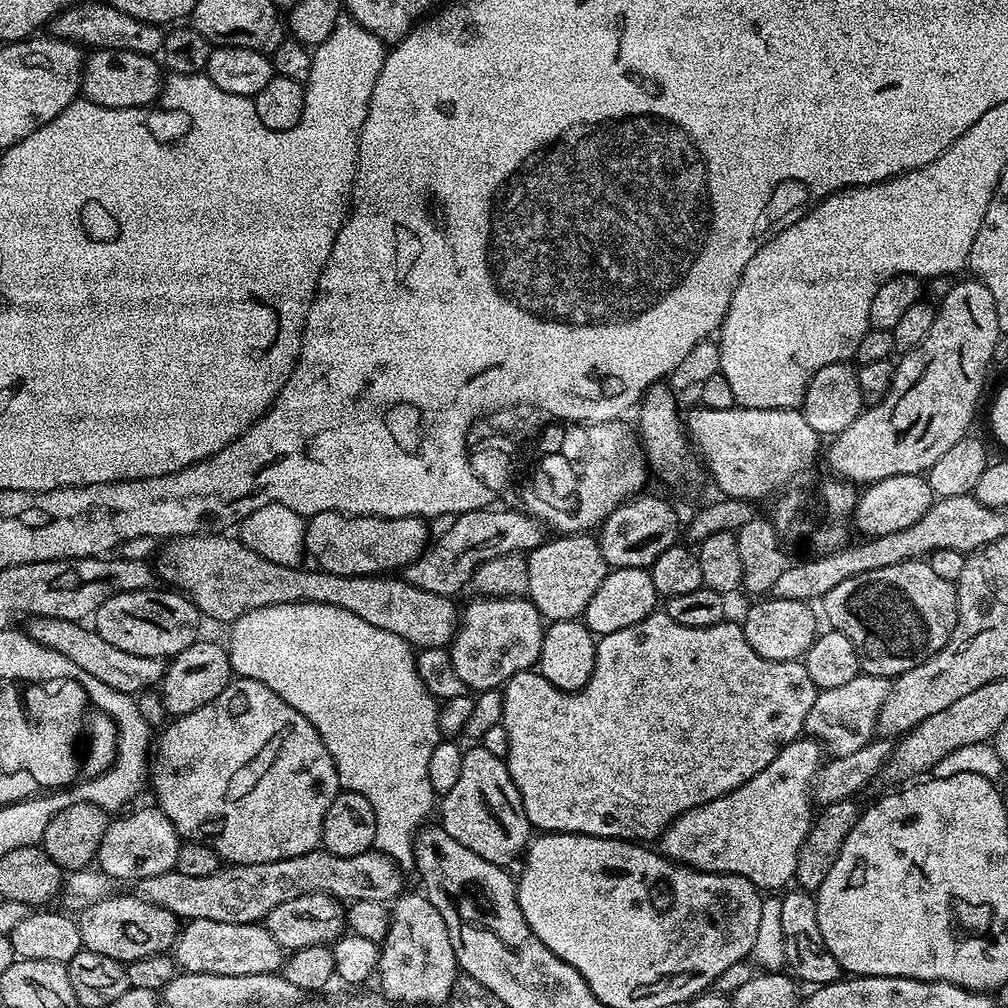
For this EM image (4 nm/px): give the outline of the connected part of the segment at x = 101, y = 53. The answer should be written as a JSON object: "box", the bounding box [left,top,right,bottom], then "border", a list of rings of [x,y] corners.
{"box":[80,48,166,108],"border":[[[102,48],[91,55],[85,59],[84,77],[80,79],[83,99],[107,108],[146,108],[159,101],[166,76],[153,57],[121,48]]]}

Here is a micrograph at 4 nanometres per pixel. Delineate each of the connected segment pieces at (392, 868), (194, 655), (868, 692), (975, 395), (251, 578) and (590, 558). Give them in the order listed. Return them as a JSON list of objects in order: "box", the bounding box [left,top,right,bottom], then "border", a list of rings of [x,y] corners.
[{"box":[138,850,405,924],"border":[[[317,850],[274,862],[224,866],[220,871],[202,878],[194,878],[190,874],[173,870],[161,876],[139,881],[138,892],[143,899],[170,910],[184,922],[209,920],[254,924],[267,921],[274,906],[282,906],[282,902],[298,898],[307,892],[324,892],[341,902],[395,901],[396,897],[405,891],[404,880],[400,875],[402,872],[396,863],[375,850],[354,854],[350,858]]]},{"box":[158,639,234,717],"border":[[[197,639],[196,643],[186,646],[177,656],[167,661],[164,678],[158,685],[158,693],[164,699],[164,708],[169,717],[185,716],[218,698],[222,690],[234,679],[232,663],[227,647],[212,640]]]},{"box":[804,674,890,756],"border":[[[861,674],[850,678],[846,686],[817,691],[814,706],[810,706],[810,714],[806,714],[804,732],[827,751],[829,748],[832,756],[854,754],[854,750],[858,750],[871,739],[872,725],[880,712],[882,702],[888,696],[889,687],[890,680],[887,676]]]},{"box":[826,278,1002,486],"border":[[[967,278],[961,282],[953,283],[950,294],[946,294],[944,300],[939,301],[936,308],[936,317],[934,318],[934,326],[930,326],[930,334],[926,334],[926,338],[917,348],[912,348],[899,357],[900,365],[895,365],[892,374],[892,385],[889,386],[888,392],[880,399],[877,404],[865,407],[858,418],[854,418],[854,422],[850,426],[846,426],[846,430],[842,430],[831,441],[832,444],[827,445],[826,456],[828,452],[828,468],[833,477],[841,480],[849,481],[857,486],[867,486],[875,484],[878,480],[885,480],[891,476],[901,476],[902,474],[910,474],[911,476],[919,476],[927,473],[930,466],[934,466],[934,462],[938,462],[938,458],[942,458],[942,454],[946,454],[946,450],[950,450],[950,446],[954,446],[954,442],[958,442],[969,431],[968,428],[972,424],[972,415],[976,412],[976,403],[980,400],[980,391],[984,388],[984,375],[988,372],[988,364],[993,363],[992,355],[996,349],[996,343],[1002,338],[1000,331],[1000,323],[998,322],[998,314],[996,313],[996,303],[994,302],[994,294],[990,294],[990,290],[986,290],[986,286],[981,280],[975,278]]]},{"box":[159,534,458,650],"border":[[[201,534],[198,536],[178,536],[178,537],[169,539],[167,543],[165,544],[168,544],[168,545],[166,545],[165,548],[162,549],[160,552],[160,568],[161,569],[159,568],[159,571],[162,573],[162,576],[163,576],[162,571],[164,571],[165,578],[168,579],[170,583],[172,583],[169,585],[171,585],[171,587],[175,589],[175,591],[187,596],[188,599],[191,600],[193,606],[195,606],[200,611],[201,617],[204,617],[207,619],[209,616],[209,618],[212,620],[225,620],[225,622],[231,622],[231,621],[237,620],[237,618],[239,618],[242,614],[246,614],[250,610],[258,610],[259,608],[265,608],[266,606],[274,606],[275,604],[298,604],[298,603],[303,602],[305,604],[330,604],[332,606],[338,606],[342,610],[350,610],[354,614],[358,614],[358,618],[362,618],[366,622],[370,622],[370,626],[378,626],[378,630],[390,630],[390,634],[394,634],[398,638],[402,638],[404,641],[407,642],[407,644],[411,644],[413,649],[416,649],[416,650],[419,650],[421,648],[448,648],[449,645],[451,645],[452,640],[456,636],[456,633],[458,631],[458,608],[455,608],[455,606],[452,605],[455,603],[453,603],[453,601],[449,599],[449,597],[439,596],[438,594],[430,594],[430,590],[422,590],[418,586],[414,586],[413,584],[411,584],[410,581],[405,580],[403,578],[397,578],[395,575],[392,575],[392,574],[381,574],[379,576],[343,576],[342,574],[330,574],[329,572],[325,572],[316,566],[311,566],[312,568],[300,568],[301,566],[293,566],[291,564],[279,564],[278,562],[270,562],[270,558],[262,558],[254,550],[250,550],[249,548],[247,548],[247,546],[245,546],[245,544],[240,543],[239,539],[232,537],[232,540],[231,540],[231,538],[228,537],[228,534]]]},{"box":[526,534,610,622],"border":[[[560,534],[545,539],[527,553],[527,558],[530,586],[526,596],[548,622],[580,620],[610,570],[600,553],[597,537],[592,534]]]}]

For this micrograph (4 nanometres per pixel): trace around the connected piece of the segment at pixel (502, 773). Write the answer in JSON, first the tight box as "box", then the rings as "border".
{"box":[438,746,530,866],"border":[[[472,746],[465,751],[458,782],[454,782],[454,787],[442,797],[441,804],[444,805],[441,808],[439,805],[438,816],[440,812],[446,834],[462,842],[466,850],[474,850],[478,858],[486,858],[486,862],[508,866],[530,843],[526,810],[522,806],[518,786],[514,786],[510,778],[508,765],[483,746]]]}

